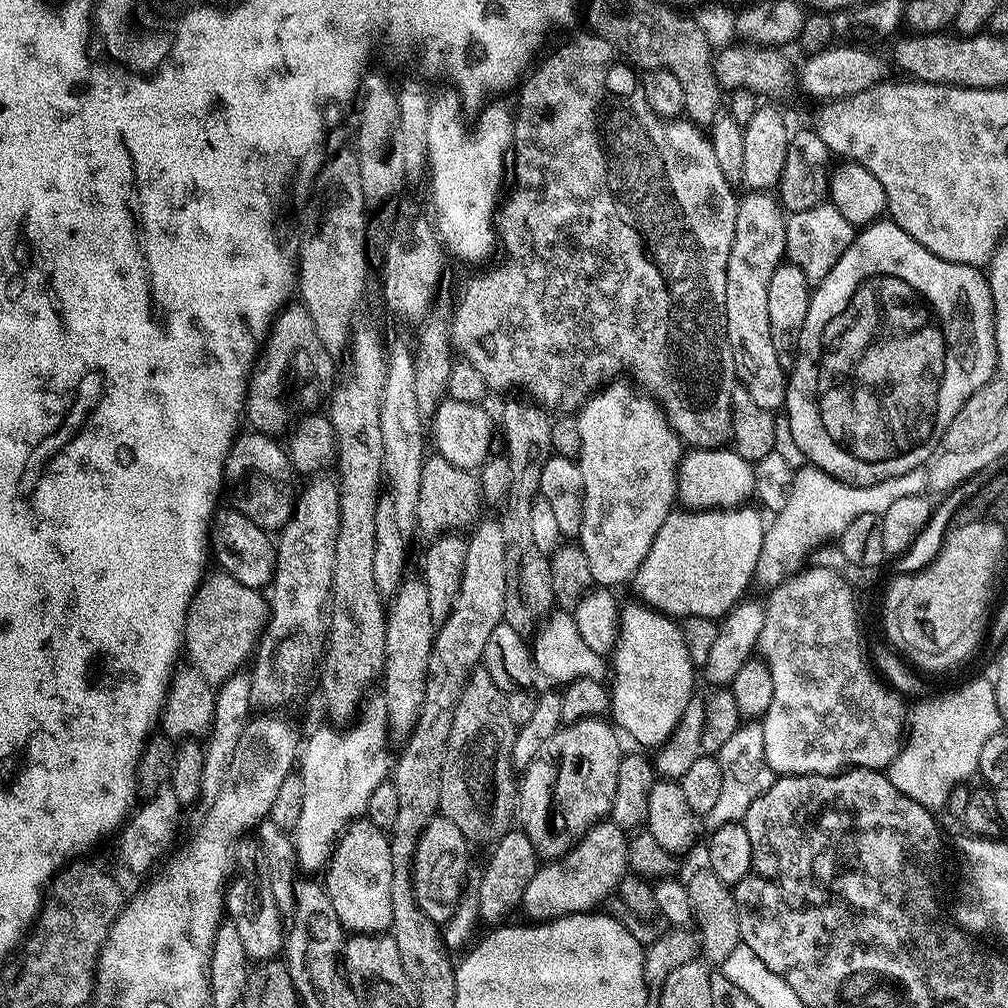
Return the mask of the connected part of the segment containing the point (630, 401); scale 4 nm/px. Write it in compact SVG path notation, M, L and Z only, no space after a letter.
M608 382L584 401L576 421L582 434L578 463L582 470L584 505L578 543L590 562L590 574L600 586L617 586L635 577L650 546L662 530L662 522L674 511L677 503L676 480L682 461L680 435L670 426L663 407L647 391L628 384Z

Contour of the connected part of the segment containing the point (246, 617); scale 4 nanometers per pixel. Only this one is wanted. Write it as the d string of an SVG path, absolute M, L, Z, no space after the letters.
M221 570L214 572L205 575L192 596L184 623L184 650L191 658L189 661L202 676L214 686L219 686L243 665L241 663L247 657L249 659L253 655L263 628L267 624L269 607L265 595L259 589L244 586L236 578Z

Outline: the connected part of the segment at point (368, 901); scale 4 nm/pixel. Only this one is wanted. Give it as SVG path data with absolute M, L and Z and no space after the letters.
M367 818L352 821L340 833L322 876L324 889L334 906L334 914L338 914L338 922L345 933L374 936L391 929L394 902L390 902L390 886L393 882L394 862L389 833L374 826L374 822Z

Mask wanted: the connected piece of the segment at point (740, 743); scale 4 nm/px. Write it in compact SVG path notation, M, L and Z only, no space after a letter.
M744 722L730 734L726 746L718 754L722 766L722 790L710 814L702 818L705 829L721 828L727 824L739 824L743 821L746 810L754 803L754 798L766 794L770 786L778 779L778 773L768 765L766 758L766 728L760 722Z

